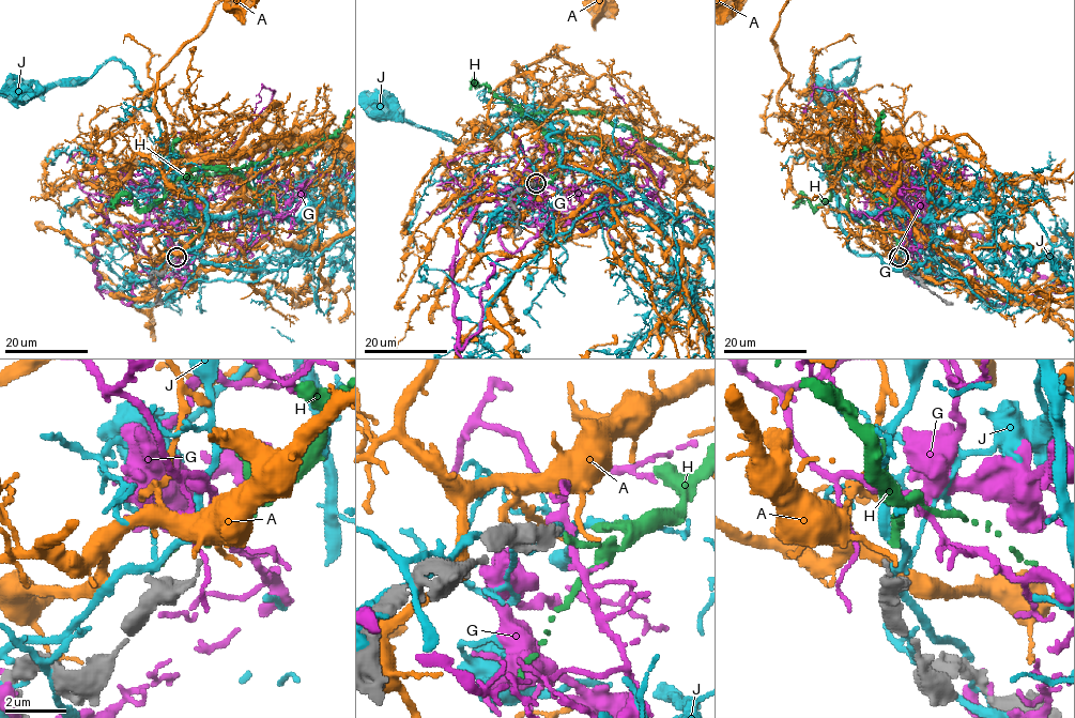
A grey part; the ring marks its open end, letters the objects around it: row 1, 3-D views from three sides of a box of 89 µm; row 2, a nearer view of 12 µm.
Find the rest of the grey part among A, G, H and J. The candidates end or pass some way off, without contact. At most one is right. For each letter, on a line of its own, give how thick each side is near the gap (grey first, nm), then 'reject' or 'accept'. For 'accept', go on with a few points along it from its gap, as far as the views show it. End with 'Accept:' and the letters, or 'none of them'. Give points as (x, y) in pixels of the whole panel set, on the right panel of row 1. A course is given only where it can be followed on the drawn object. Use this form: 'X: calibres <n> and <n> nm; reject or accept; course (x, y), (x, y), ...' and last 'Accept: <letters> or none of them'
A: calibres 150 and 200 nm; reject
G: calibres 150 and 110 nm; reject
H: calibres 150 and 220 nm; accept
J: calibres 150 and 280 nm; reject
Accept: H

